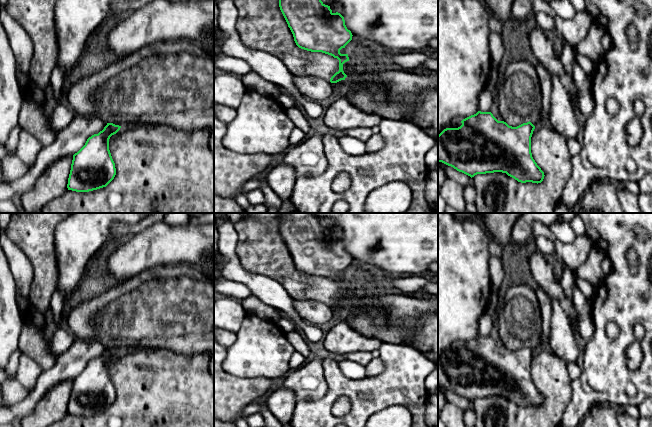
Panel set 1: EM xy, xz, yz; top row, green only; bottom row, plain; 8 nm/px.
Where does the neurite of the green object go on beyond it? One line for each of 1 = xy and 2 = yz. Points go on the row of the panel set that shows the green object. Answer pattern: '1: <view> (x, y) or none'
1: none
2: none

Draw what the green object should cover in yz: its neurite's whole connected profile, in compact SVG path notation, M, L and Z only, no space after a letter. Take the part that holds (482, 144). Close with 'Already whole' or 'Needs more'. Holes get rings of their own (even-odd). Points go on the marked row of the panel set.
M478 111L476 114L471 115L461 121L462 125L458 128L446 128L444 129L439 135L438 135L438 162L442 162L448 166L453 167L459 172L462 172L471 178L474 177L477 174L486 174L486 173L494 173L494 172L502 172L506 173L508 176L514 178L518 182L526 183L526 182L532 182L532 183L541 183L544 179L544 172L541 170L541 168L537 165L535 160L532 157L531 153L531 137L533 134L533 131L535 129L535 126L529 121L527 123L523 123L517 127L509 126L504 121L498 121L491 112L481 112Z. Already whole

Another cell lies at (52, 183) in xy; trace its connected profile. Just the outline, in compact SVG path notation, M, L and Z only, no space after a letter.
M73 156L52 163L37 179L31 190L21 195L21 205L27 213L37 213L46 204L59 198L68 189Z

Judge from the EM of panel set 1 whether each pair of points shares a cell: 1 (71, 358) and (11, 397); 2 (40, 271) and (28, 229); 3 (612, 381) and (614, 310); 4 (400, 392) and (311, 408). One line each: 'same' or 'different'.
1: different
2: same
3: same
4: same

